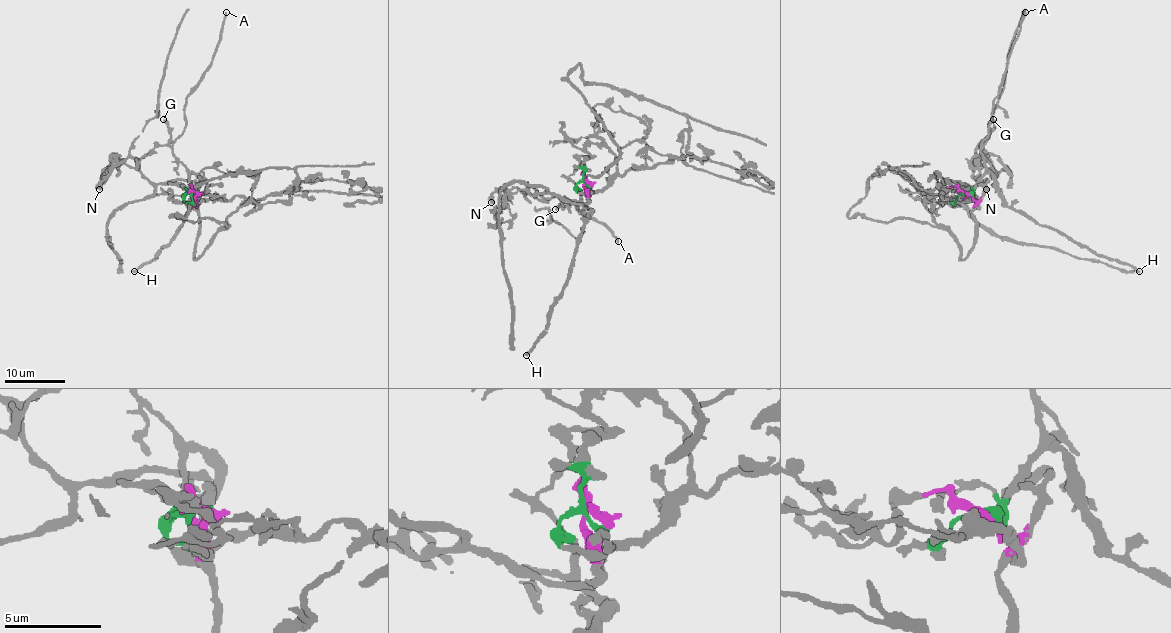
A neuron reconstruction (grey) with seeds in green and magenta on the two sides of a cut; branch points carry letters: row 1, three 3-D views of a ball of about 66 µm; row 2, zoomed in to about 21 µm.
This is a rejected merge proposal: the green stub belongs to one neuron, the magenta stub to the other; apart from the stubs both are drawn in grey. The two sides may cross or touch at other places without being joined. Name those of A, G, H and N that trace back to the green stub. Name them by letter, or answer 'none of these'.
A, G, H

